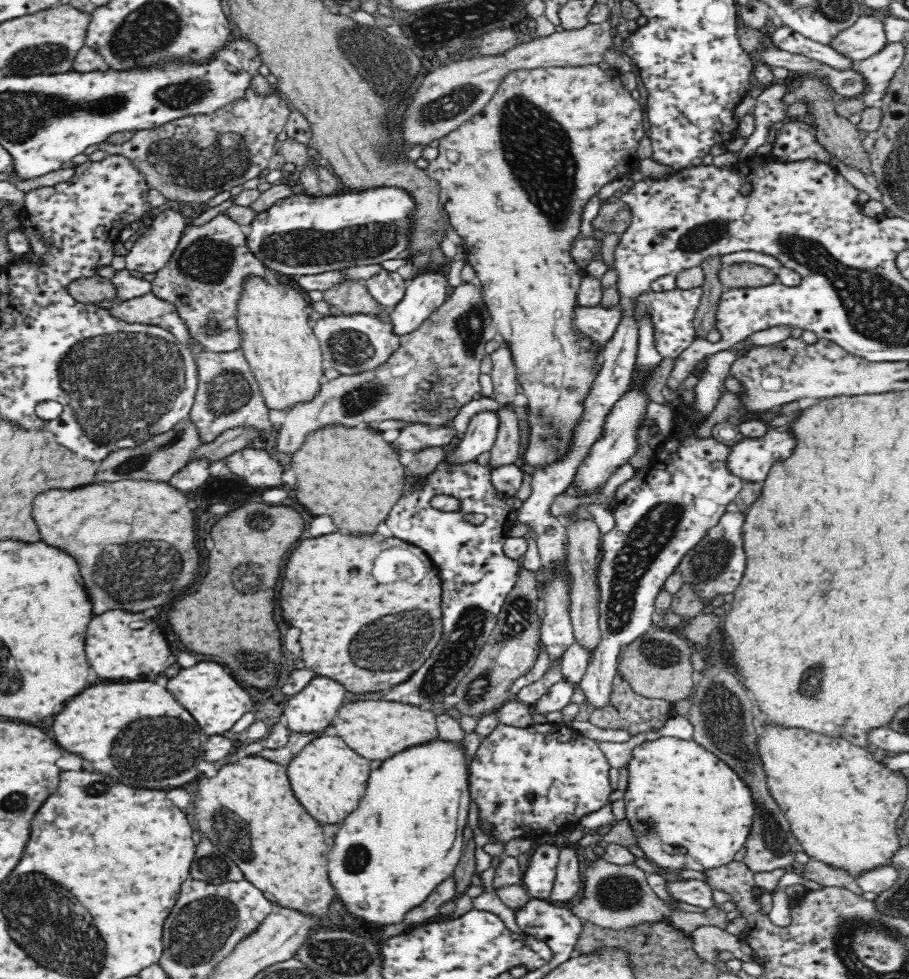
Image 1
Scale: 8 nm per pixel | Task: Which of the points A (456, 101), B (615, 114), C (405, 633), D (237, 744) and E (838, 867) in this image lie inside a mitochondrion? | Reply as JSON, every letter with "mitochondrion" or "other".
{"A":"mitochondrion","B":"other","C":"mitochondrion","D":"other","E":"other"}

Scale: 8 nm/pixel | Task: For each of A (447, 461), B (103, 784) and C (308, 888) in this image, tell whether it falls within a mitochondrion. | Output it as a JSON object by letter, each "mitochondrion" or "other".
{"A":"other","B":"mitochondrion","C":"other"}

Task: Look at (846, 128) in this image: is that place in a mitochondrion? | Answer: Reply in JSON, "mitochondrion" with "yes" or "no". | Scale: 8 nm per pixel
{"mitochondrion":"no"}

